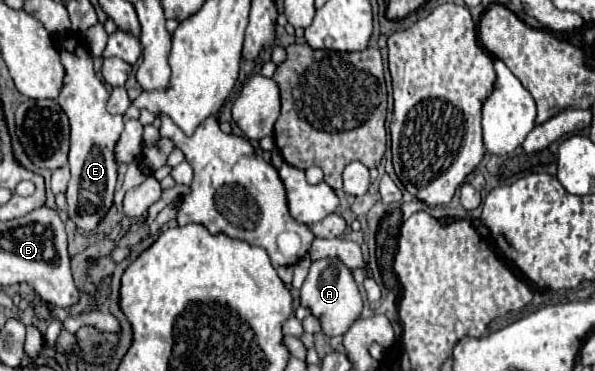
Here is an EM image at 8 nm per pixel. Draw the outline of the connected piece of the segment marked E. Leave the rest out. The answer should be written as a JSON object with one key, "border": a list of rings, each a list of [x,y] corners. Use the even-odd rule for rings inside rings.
{"border":[[[73,37],[61,41],[61,63],[65,69],[65,77],[57,103],[69,117],[70,125],[71,181],[67,187],[67,209],[69,219],[75,223],[75,227],[83,229],[85,233],[93,233],[107,215],[107,211],[113,207],[119,169],[115,161],[115,145],[125,123],[123,115],[111,115],[107,111],[109,93],[105,85],[95,77],[93,57],[89,55],[87,45],[81,39]]]}

